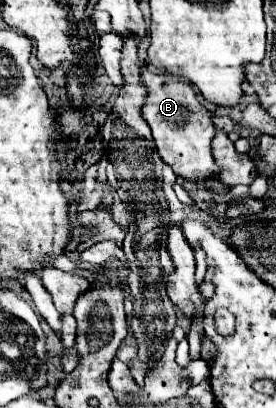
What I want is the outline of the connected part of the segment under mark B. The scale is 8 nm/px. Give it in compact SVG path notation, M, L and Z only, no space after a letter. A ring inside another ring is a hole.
M147 68L141 70L141 78L149 92L147 102L143 106L143 118L151 126L161 160L173 168L175 176L189 182L197 182L199 188L217 192L217 188L207 186L207 180L217 180L221 174L221 168L213 162L211 154L211 140L215 136L211 112L197 100L197 94L193 92L189 82L163 74L153 74Z

